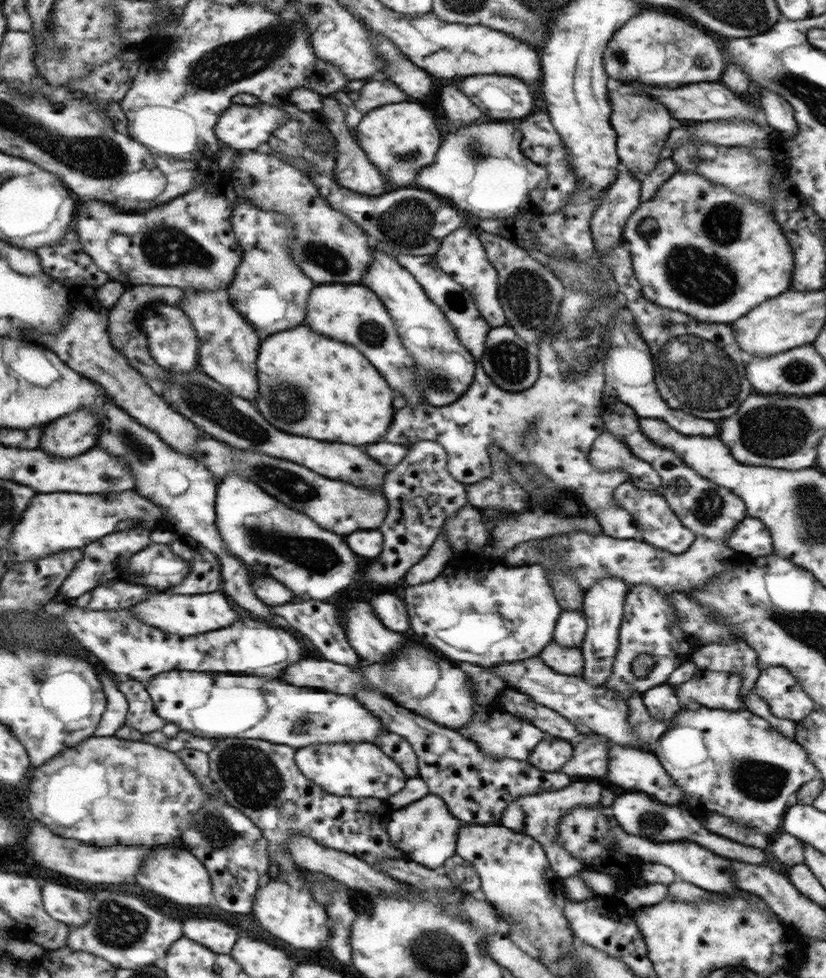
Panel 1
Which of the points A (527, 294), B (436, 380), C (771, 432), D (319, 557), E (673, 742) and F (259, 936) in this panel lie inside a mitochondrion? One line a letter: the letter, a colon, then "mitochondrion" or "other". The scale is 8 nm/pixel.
A: mitochondrion
B: mitochondrion
C: mitochondrion
D: mitochondrion
E: other
F: other

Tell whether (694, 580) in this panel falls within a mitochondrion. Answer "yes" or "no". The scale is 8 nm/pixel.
no

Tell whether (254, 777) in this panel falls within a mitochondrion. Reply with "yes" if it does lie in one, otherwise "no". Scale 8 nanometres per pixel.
yes

